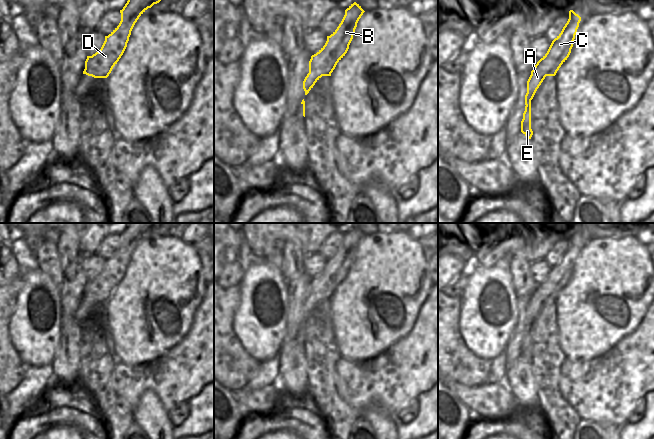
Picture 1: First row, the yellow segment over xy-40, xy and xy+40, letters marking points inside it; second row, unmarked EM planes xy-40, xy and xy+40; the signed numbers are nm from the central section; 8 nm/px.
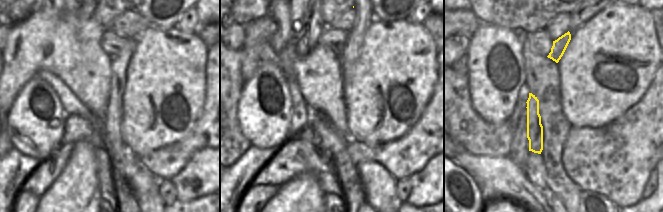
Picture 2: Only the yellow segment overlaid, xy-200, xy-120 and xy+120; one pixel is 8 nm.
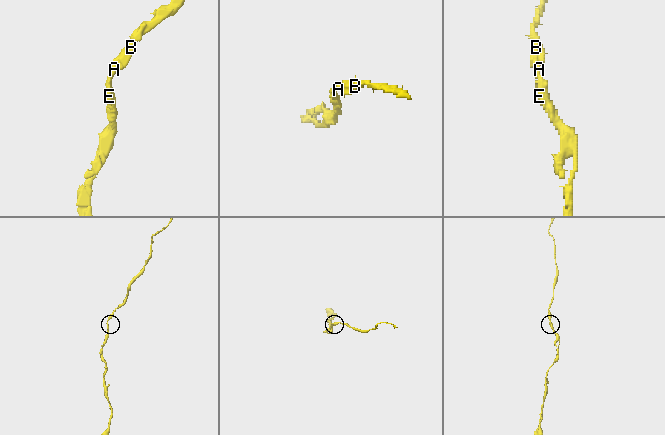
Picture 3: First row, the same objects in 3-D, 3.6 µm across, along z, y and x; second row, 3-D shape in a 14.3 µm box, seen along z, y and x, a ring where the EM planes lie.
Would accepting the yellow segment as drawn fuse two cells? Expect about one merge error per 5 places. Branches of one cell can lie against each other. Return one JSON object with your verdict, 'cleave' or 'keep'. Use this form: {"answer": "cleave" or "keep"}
{"answer": "keep"}

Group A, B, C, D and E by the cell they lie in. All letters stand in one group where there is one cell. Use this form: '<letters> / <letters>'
A B C D E

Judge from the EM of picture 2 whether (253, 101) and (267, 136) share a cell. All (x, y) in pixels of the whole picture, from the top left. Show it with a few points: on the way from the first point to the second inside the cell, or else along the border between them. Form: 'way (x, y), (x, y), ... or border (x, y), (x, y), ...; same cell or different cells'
way (261, 110), (264, 113), (264, 121), (267, 127); same cell

